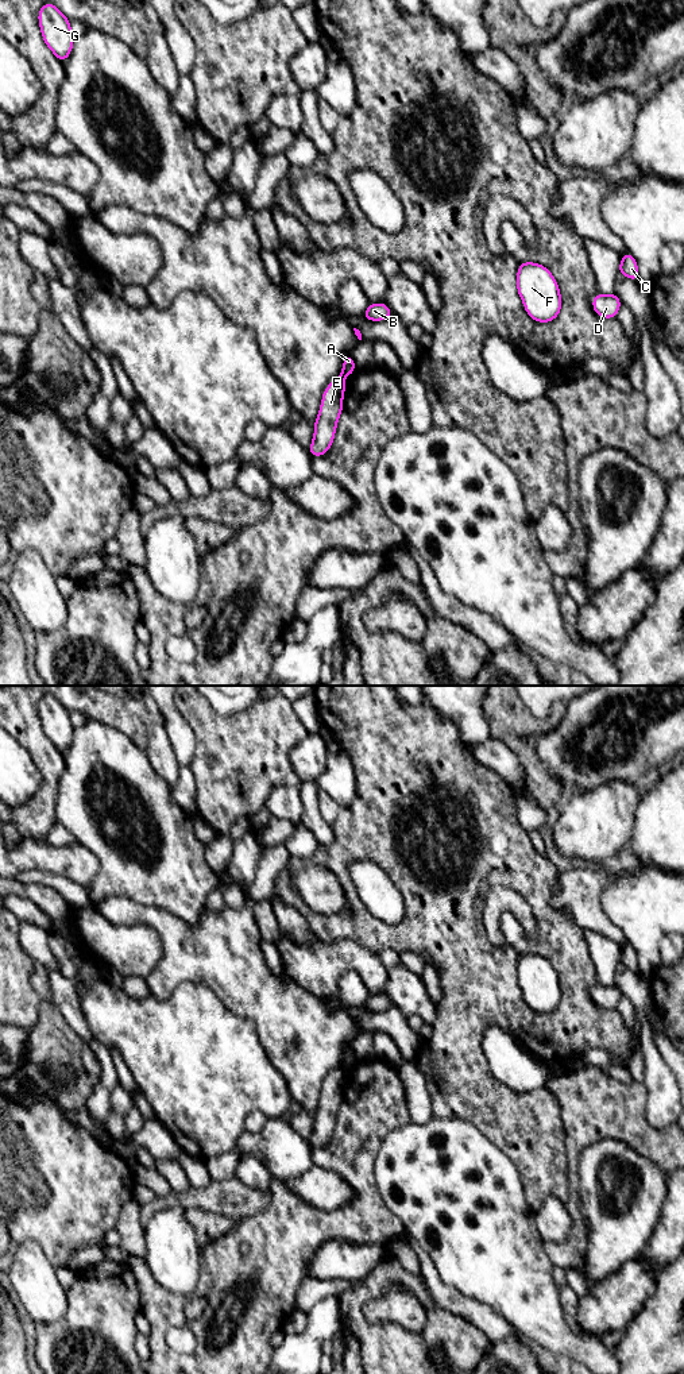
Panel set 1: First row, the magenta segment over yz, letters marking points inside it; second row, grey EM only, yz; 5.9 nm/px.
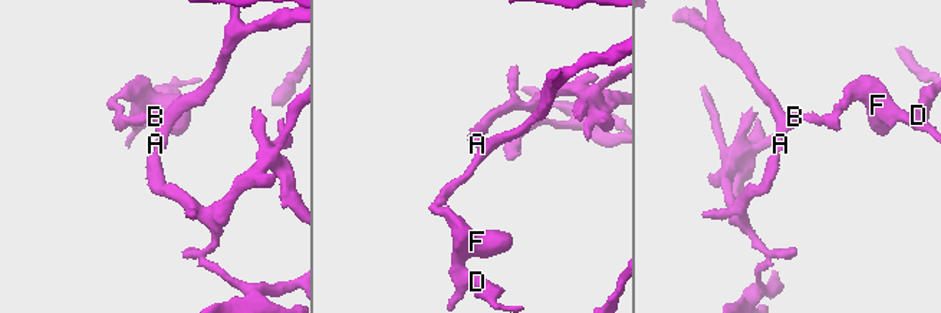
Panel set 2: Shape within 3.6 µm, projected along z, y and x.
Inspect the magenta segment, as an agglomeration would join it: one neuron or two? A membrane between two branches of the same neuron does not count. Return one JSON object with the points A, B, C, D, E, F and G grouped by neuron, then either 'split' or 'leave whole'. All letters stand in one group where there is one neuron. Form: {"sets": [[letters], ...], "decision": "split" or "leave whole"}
{"sets": [["A", "B", "C", "D", "F", "G"], ["E"]], "decision": "split"}

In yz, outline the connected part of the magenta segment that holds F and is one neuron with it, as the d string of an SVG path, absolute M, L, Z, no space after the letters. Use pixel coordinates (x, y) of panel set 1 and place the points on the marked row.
M522 262L517 271L517 290L530 319L553 321L561 310L559 283L542 265Z

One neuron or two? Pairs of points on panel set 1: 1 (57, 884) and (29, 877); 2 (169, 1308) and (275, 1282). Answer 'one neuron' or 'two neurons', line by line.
1: one neuron
2: one neuron

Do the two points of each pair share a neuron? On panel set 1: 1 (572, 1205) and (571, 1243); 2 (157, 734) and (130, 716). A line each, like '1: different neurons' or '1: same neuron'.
1: same neuron
2: same neuron

